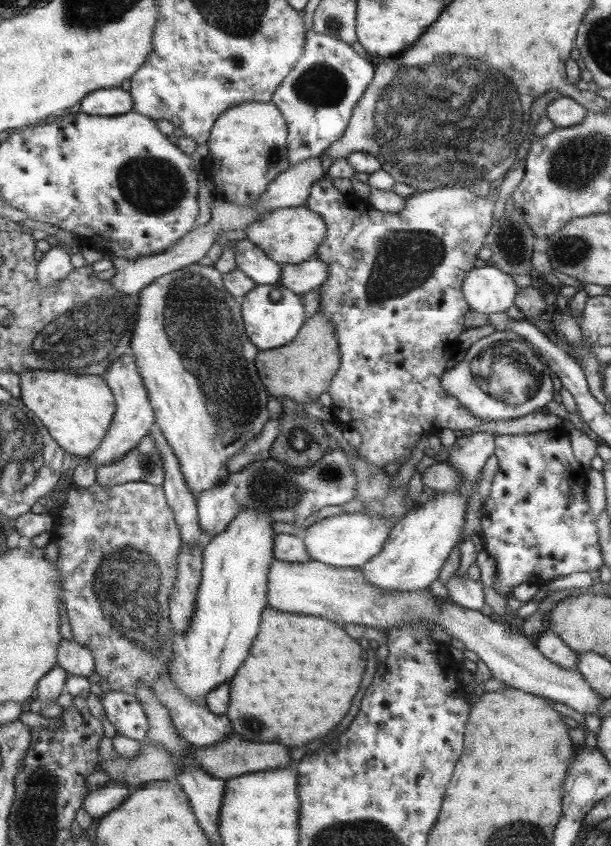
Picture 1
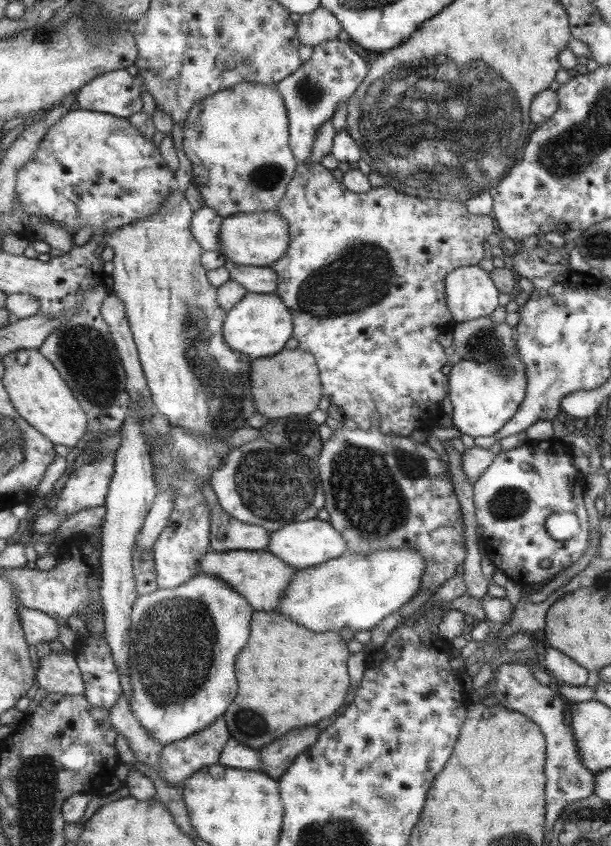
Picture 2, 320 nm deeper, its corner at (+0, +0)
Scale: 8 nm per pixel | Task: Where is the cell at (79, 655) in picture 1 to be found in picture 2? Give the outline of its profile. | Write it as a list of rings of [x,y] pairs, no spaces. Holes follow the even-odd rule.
[[[19,607],[19,614],[28,643],[51,642],[59,636],[59,624],[50,614],[27,607]]]

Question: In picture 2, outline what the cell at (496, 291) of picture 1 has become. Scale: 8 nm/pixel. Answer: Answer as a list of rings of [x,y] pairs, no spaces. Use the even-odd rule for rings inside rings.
[[[462,266],[444,278],[448,311],[455,322],[470,321],[495,310],[499,289],[480,267]]]

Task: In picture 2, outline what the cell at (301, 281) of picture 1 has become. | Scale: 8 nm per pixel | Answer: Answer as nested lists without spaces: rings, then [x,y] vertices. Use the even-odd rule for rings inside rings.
[[[226,261],[224,267],[230,272],[232,279],[242,284],[248,292],[271,294],[277,290],[279,275],[272,266],[245,266]]]

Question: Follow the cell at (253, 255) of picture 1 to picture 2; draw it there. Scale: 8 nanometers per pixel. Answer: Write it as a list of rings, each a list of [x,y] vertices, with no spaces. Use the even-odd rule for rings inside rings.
[[[205,204],[195,211],[192,218],[192,231],[204,250],[220,252],[220,230],[224,216]]]

